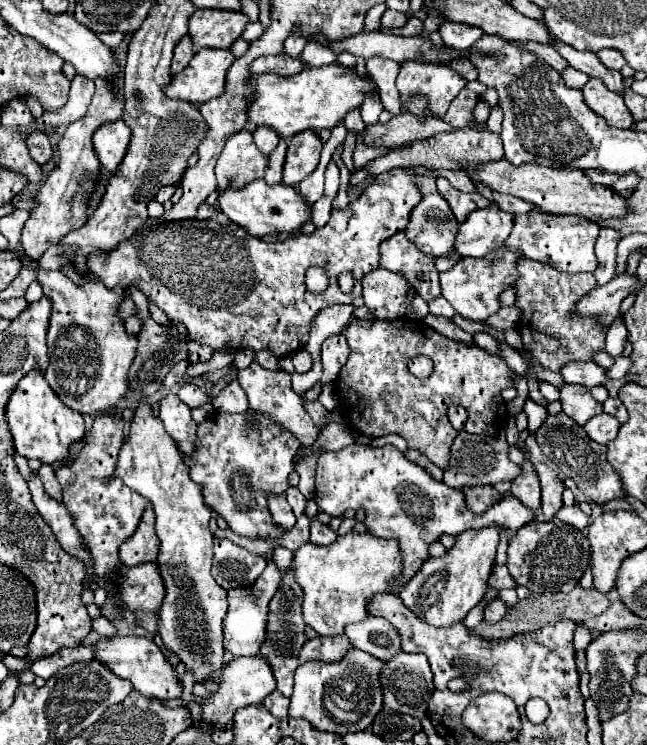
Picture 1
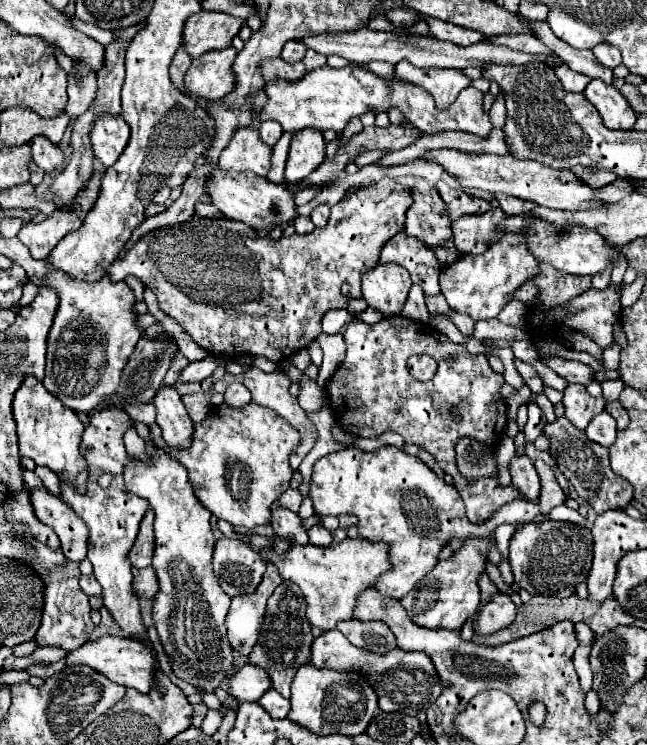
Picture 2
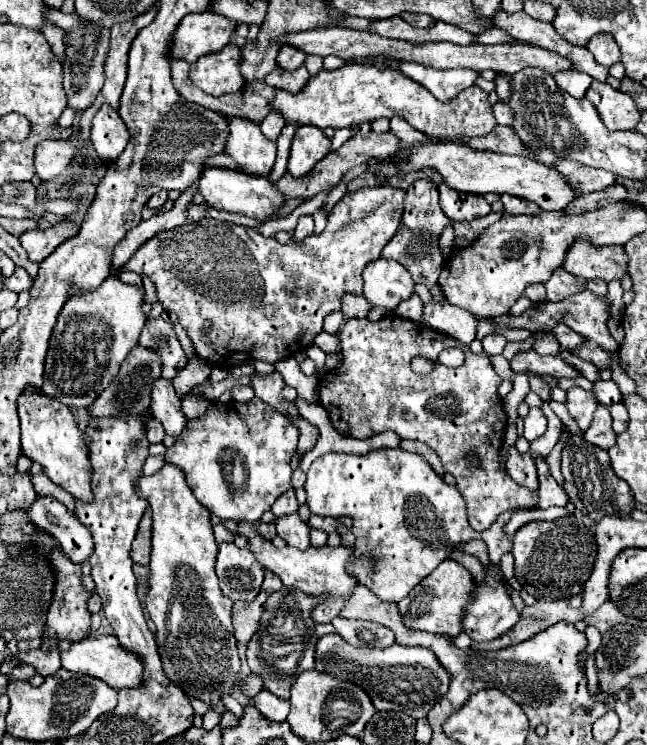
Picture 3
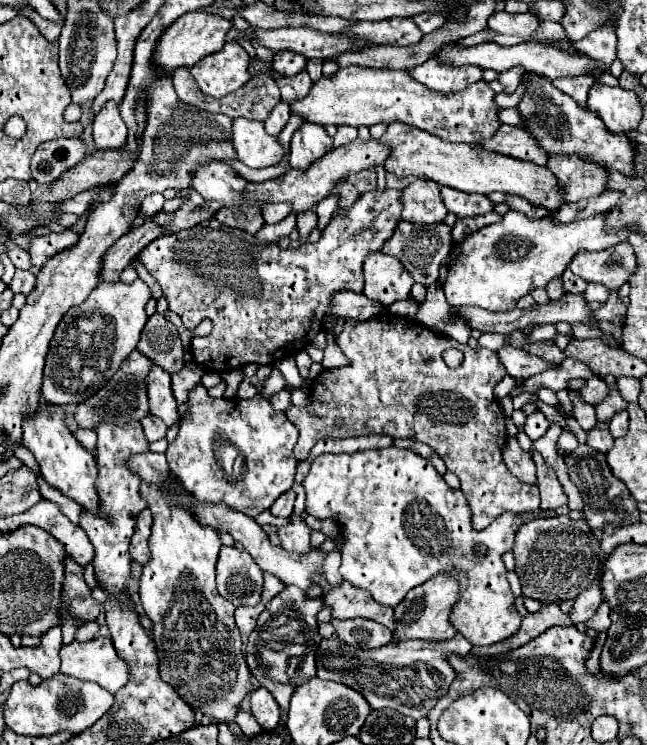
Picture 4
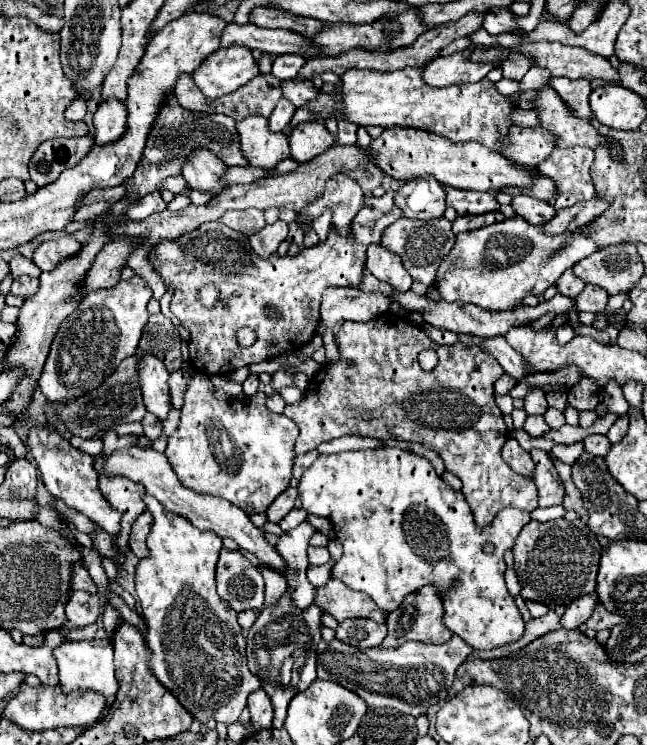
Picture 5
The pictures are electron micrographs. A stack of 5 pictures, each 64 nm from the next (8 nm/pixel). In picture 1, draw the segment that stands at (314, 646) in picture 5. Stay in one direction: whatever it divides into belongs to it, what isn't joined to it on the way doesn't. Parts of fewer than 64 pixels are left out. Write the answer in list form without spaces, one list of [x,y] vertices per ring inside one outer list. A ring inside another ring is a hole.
[[[288,572],[286,576],[282,576],[282,584],[278,588],[278,592],[274,594],[274,598],[270,600],[270,612],[268,612],[268,628],[266,628],[266,642],[260,648],[260,654],[268,658],[276,682],[278,682],[278,692],[284,696],[292,696],[292,686],[294,686],[294,672],[298,668],[298,650],[302,648],[302,644],[306,642],[304,636],[304,620],[302,620],[302,588],[298,588],[296,578],[292,576],[292,572]]]

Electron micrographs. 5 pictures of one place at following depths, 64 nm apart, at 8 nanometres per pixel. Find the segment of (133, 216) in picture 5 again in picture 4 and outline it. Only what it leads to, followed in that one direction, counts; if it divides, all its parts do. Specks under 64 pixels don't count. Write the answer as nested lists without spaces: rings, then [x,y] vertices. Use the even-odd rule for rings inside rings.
[[[150,194],[144,200],[144,204],[140,204],[140,212],[152,216],[152,214],[156,214],[156,212],[162,210],[162,204],[164,204],[164,196],[162,194]]]

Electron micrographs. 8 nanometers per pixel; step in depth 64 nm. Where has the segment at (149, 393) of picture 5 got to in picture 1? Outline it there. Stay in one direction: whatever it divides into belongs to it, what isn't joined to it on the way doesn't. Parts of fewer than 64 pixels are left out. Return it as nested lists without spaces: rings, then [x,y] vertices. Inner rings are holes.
[[[168,394],[160,400],[158,416],[178,448],[186,456],[192,454],[196,450],[196,422],[192,420],[190,408],[176,394]]]

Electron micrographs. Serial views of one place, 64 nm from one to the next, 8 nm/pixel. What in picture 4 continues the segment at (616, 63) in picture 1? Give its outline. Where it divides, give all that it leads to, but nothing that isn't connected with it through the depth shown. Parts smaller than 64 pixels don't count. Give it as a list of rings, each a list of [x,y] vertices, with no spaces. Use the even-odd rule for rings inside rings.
[[[610,24],[588,34],[584,40],[572,44],[576,50],[592,56],[592,60],[610,66],[616,60],[616,32]]]

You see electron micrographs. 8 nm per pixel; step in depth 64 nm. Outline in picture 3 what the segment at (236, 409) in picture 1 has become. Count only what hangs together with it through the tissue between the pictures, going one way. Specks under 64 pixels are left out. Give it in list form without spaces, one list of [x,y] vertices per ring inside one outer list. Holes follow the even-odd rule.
[[[238,384],[238,386],[232,388],[232,400],[234,400],[234,402],[248,402],[248,400],[252,400],[252,398],[254,398],[254,392],[252,392],[250,386]]]

